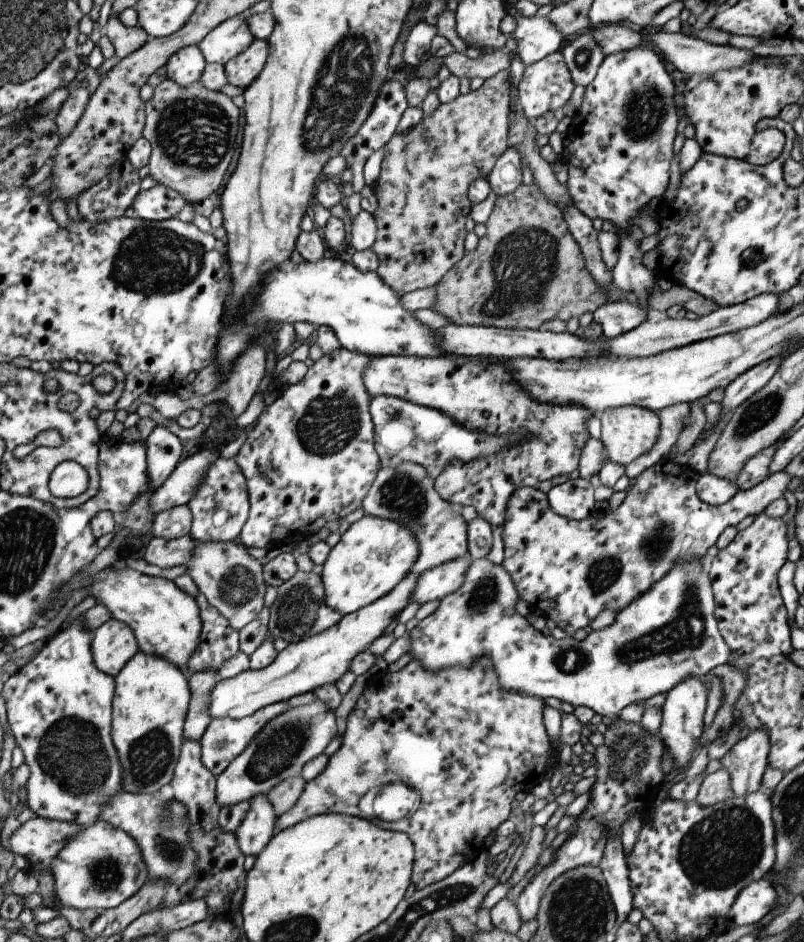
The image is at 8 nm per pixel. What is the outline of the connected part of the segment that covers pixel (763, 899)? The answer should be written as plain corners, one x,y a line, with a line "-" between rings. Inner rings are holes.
761,877
744,886
735,897
728,912
728,919
735,926
755,924
771,911
776,899
775,889
767,880

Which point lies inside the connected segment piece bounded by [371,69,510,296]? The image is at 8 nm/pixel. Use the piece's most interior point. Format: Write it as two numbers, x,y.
422,205

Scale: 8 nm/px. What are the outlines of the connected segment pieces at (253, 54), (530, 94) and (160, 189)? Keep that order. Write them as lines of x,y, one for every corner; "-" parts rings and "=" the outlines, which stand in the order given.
254,38
243,52
229,59
223,65
226,82
244,90
261,72
267,53
267,41
=
560,51
552,52
536,63
531,63
529,66
524,67
522,77
518,82
517,107
529,122
547,111
559,114
562,105
569,98
574,86
=
155,185
139,191
131,204
135,214
146,221
162,221
176,216
185,199
165,185

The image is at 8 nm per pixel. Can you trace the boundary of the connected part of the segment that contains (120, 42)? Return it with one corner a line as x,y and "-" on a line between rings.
109,14
105,22
104,35
109,39
117,58
123,58
137,47
149,40
148,34
139,26
126,27
119,22
117,15

